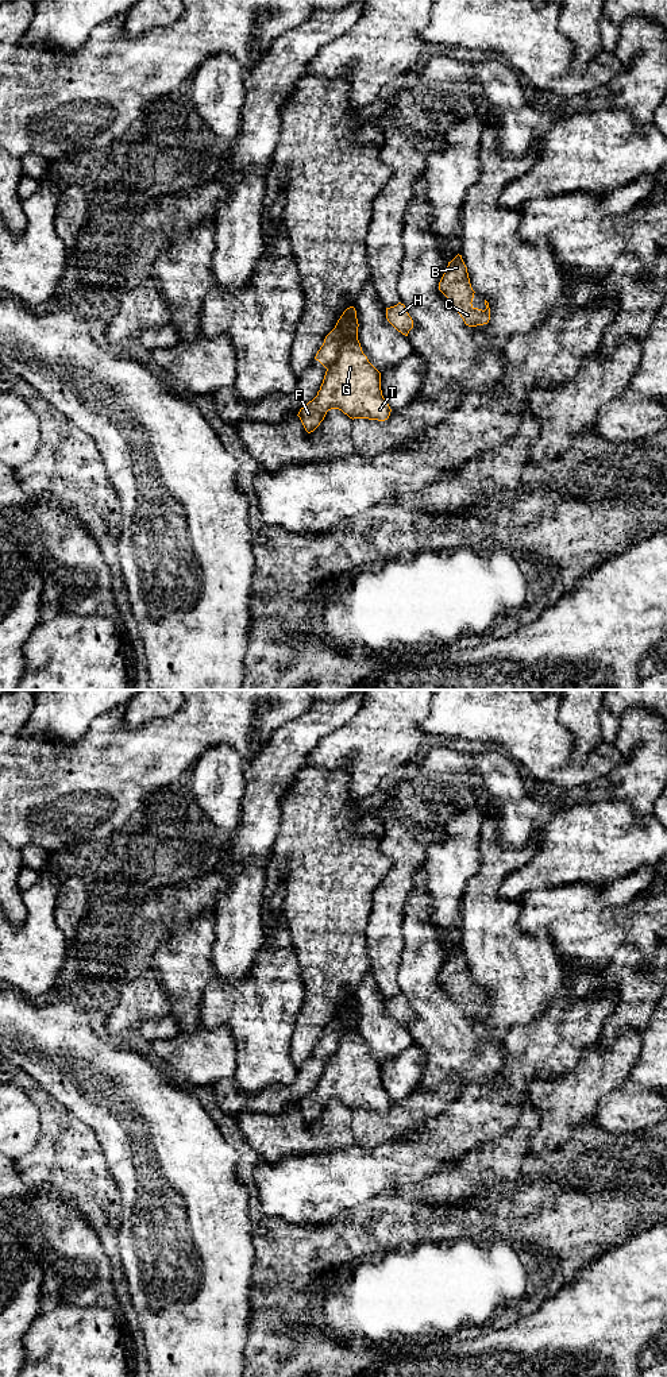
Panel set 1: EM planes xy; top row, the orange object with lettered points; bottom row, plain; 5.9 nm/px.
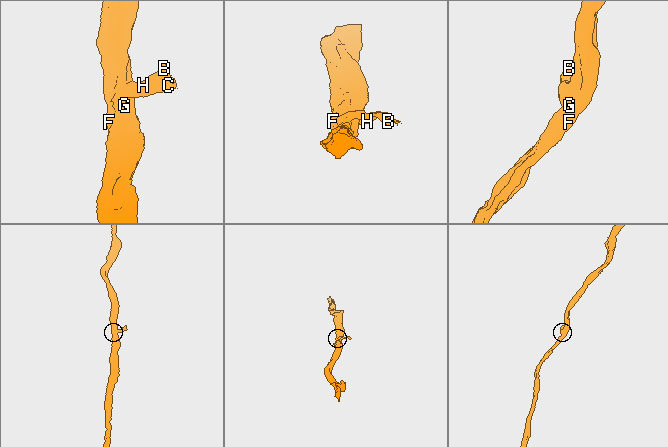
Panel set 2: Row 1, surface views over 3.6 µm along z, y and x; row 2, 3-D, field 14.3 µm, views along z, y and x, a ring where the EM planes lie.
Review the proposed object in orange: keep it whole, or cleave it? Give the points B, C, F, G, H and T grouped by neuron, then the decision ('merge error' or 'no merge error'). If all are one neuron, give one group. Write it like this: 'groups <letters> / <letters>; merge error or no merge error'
groups B C H / F G T; merge error

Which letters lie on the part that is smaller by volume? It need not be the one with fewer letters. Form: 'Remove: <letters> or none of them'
Remove: B, C, H

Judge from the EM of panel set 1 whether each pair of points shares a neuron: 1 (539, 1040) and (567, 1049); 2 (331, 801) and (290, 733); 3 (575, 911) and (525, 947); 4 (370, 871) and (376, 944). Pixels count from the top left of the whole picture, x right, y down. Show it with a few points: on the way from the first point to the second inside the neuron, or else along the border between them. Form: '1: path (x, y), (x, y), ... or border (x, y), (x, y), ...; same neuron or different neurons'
1: path (546, 1044), (561, 1044); same neuron
2: border (304, 764), (285, 791); different neurons
3: border (520, 913), (519, 928), (542, 930), (559, 960); different neurons
4: border (388, 870), (373, 893), (373, 910), (365, 929); different neurons

